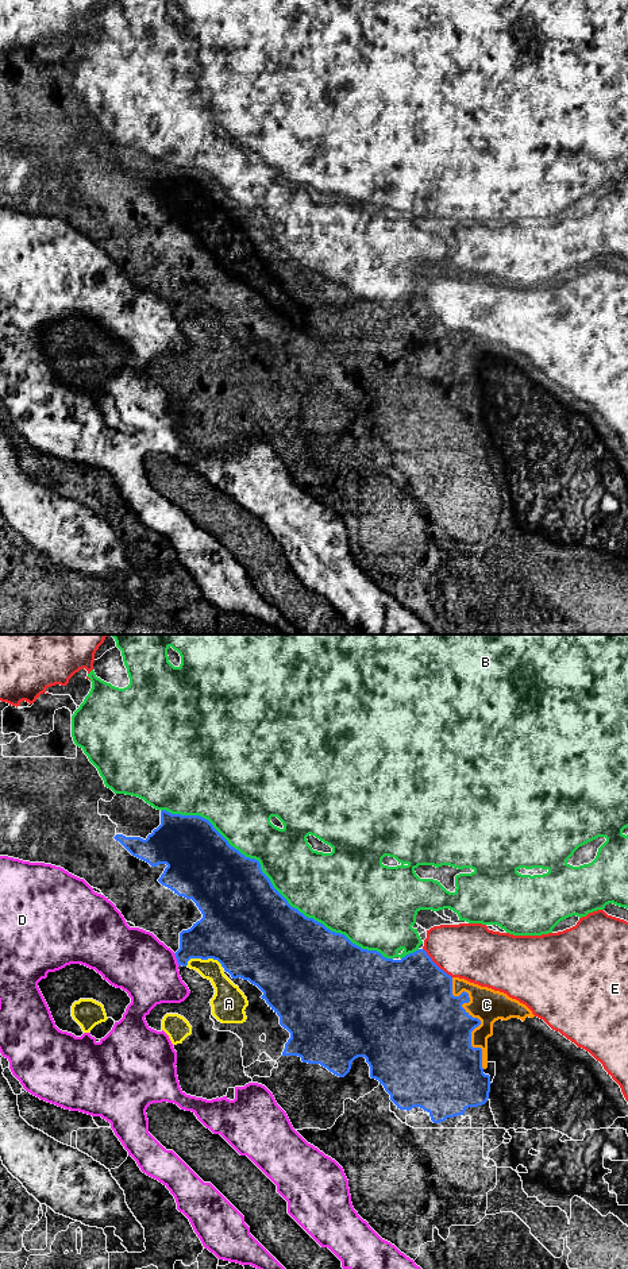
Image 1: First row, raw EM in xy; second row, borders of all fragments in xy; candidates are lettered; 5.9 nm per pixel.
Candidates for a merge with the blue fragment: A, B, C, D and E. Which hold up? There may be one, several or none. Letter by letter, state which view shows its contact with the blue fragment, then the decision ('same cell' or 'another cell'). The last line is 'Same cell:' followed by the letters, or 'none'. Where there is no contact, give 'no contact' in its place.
A: xy | another cell
B: xy | another cell
C: xy | another cell
D: xy | another cell
E: xy | another cell
Same cell: none

